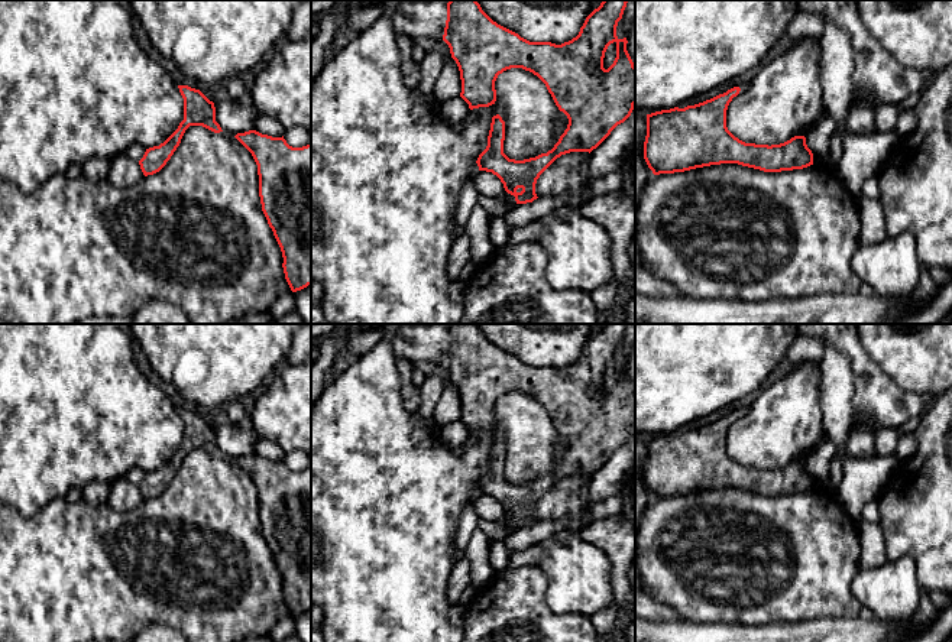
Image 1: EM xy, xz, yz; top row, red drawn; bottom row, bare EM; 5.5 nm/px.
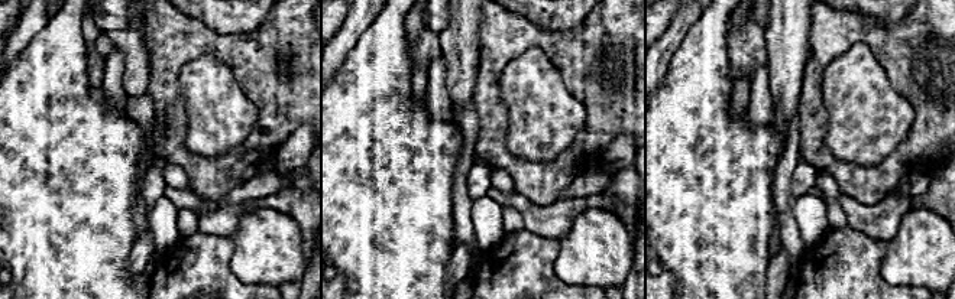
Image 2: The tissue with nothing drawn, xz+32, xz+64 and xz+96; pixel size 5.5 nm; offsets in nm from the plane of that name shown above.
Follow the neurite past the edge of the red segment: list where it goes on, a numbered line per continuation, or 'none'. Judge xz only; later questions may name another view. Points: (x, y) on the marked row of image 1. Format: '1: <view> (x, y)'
1: xz (415, 19)

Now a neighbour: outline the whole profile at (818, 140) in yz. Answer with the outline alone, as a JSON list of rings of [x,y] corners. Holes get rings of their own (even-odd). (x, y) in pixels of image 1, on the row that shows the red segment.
[[[815,126],[806,136],[806,145],[813,155],[825,159],[825,165],[836,169],[836,160],[830,156],[830,134],[822,127]]]

